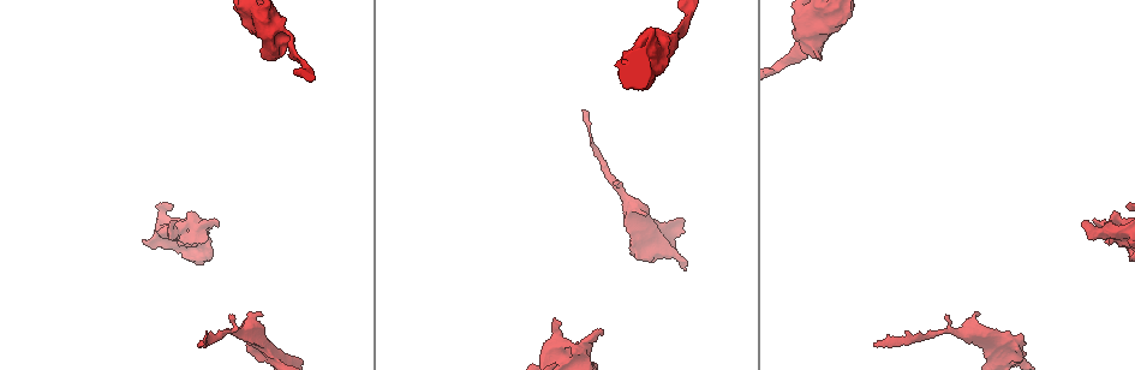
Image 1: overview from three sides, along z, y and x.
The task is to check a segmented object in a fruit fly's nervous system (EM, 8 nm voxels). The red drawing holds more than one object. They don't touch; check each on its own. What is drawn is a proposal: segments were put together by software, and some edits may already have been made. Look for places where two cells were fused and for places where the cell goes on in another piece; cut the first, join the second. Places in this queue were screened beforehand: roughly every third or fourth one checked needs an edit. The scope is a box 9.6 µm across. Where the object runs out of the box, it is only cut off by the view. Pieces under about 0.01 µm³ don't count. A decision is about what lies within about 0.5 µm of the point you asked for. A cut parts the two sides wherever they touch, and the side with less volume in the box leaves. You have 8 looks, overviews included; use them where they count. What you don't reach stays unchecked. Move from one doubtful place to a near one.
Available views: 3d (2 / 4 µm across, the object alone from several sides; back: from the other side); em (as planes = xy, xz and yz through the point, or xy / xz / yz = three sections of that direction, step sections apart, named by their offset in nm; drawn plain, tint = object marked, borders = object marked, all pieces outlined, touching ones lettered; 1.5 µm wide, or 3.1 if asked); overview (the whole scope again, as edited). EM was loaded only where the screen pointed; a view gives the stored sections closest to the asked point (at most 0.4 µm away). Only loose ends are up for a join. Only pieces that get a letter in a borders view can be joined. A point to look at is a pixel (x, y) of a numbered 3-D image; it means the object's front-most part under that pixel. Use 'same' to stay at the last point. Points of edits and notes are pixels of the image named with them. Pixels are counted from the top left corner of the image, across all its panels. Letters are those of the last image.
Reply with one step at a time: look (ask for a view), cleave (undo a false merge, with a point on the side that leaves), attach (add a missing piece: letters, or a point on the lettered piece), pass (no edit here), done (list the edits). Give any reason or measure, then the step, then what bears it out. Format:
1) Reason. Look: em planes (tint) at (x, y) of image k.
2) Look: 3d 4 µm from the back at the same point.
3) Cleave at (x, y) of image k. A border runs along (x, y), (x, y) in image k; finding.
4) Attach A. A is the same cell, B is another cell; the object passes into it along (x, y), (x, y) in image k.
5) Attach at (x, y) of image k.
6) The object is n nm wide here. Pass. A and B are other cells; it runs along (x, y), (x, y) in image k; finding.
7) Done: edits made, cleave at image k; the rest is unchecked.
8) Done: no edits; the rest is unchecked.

Stops while still wide. Look: 3d 4 µm at (244, 25) of image 1.

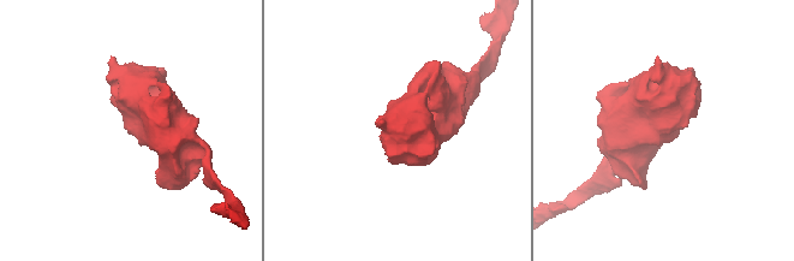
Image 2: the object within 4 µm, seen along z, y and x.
Shape alone is not enough. Look: em planes (borders) at (126, 128) of image 2.

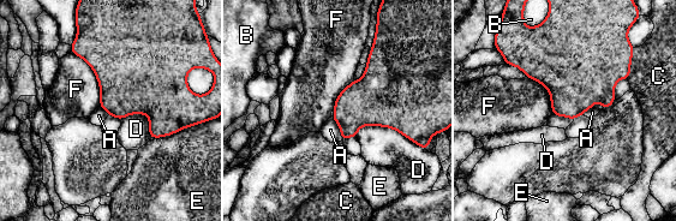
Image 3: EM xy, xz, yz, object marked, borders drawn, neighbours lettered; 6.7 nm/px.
Pass. A, B, C, D, E and F are other cells; a border runs along (71, 51), (94, 72), (100, 105) in image 3; none of them fits.

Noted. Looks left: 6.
Branch stops here. Look: em planes (tint) at (601, 332) of image 1.

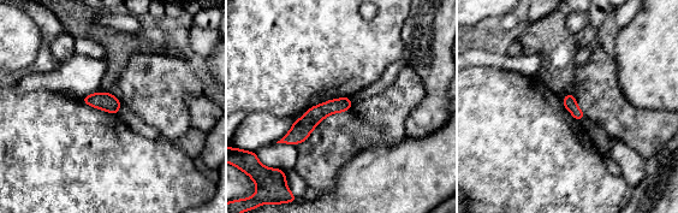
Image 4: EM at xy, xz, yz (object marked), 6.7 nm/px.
Look: em planes (borders) at the same point.

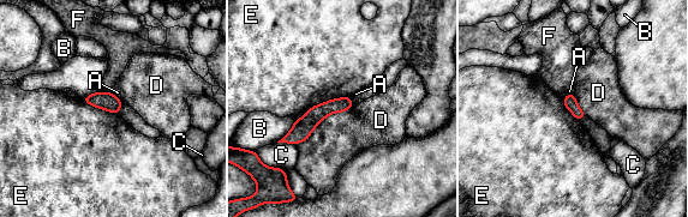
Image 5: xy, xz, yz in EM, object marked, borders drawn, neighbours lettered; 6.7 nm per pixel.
Pass. A, B, C, D, E and F are other cells; it runs along (348, 101), (323, 109), (286, 139) in image 5; no lettered piece goes on from it.

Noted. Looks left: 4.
Thin end. Look: 3d 4 µm at (198, 346) of image 1.

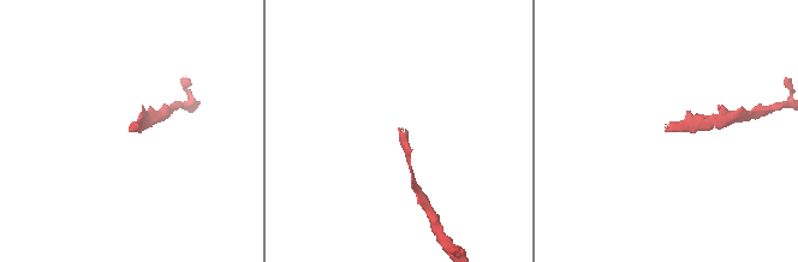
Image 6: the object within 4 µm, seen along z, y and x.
Now the EM. Look: em xz step 4 (borders) at (668, 129) of image 6.

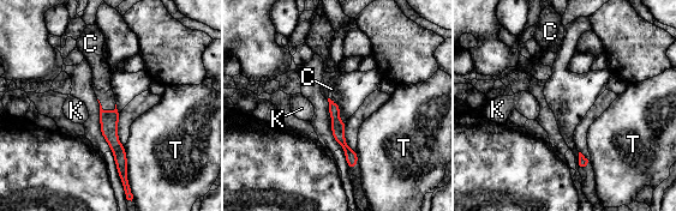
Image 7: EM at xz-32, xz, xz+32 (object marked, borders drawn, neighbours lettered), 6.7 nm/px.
Look: em planes (borders) at the same point.

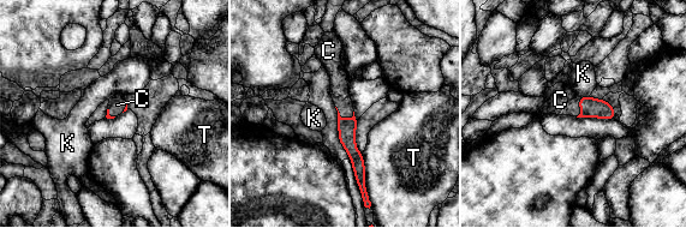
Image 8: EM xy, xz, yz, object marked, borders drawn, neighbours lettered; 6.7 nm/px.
The longest contact is with T, 280 nm. Attach C. C is the same cell, K and T are other cells; the object passes into it along (346, 127), (342, 118), (339, 80) in image 8; it goes on there.

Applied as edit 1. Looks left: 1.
Done: edits made, attach at image 8; the rest is unchecked.

